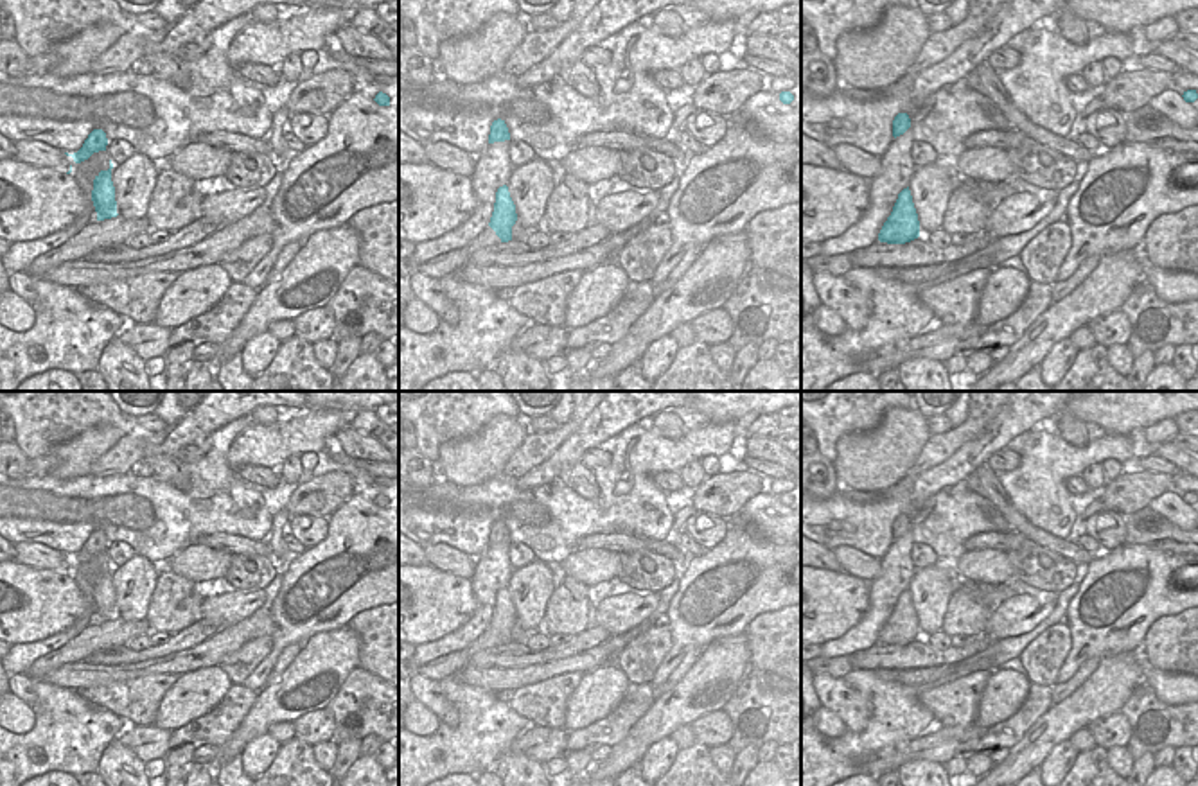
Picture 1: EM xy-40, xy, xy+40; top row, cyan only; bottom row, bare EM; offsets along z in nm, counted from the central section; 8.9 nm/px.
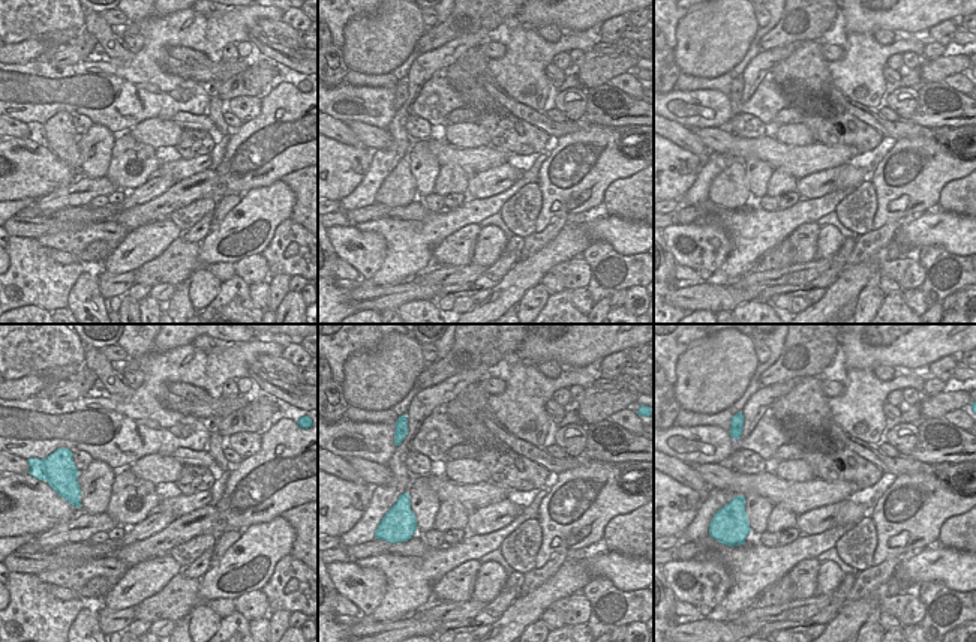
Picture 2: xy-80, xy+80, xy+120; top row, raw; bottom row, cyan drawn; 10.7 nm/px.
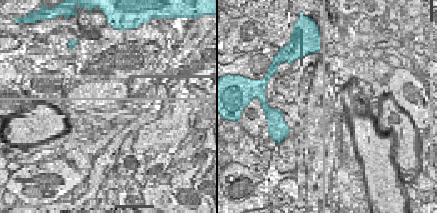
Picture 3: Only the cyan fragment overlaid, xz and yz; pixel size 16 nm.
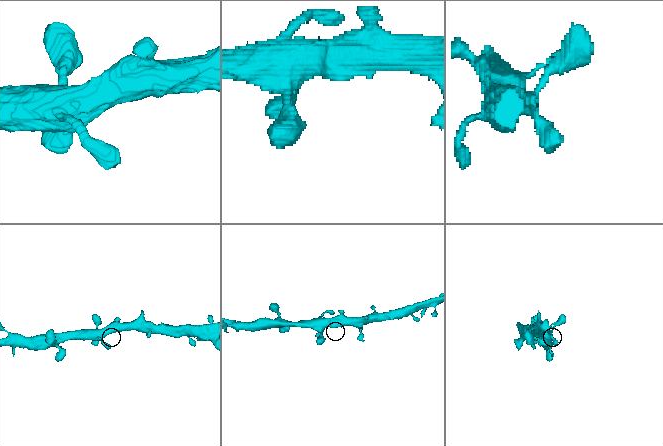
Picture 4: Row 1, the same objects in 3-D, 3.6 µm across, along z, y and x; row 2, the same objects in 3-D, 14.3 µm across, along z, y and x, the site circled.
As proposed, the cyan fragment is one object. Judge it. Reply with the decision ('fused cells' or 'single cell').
single cell

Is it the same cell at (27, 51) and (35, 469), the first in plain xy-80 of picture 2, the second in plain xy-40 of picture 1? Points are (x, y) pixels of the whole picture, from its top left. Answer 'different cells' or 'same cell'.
same cell

